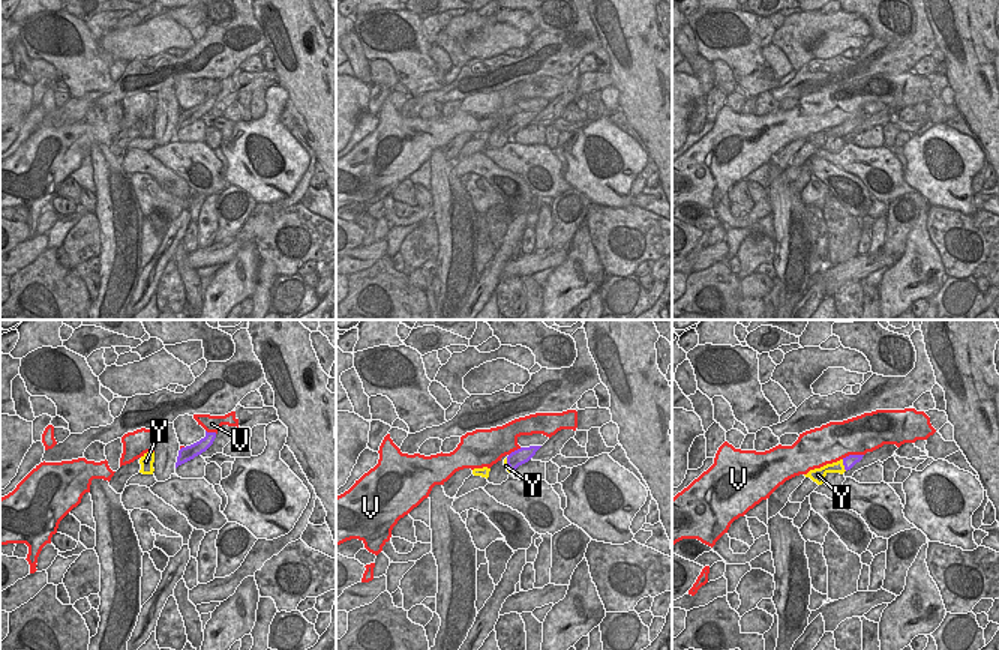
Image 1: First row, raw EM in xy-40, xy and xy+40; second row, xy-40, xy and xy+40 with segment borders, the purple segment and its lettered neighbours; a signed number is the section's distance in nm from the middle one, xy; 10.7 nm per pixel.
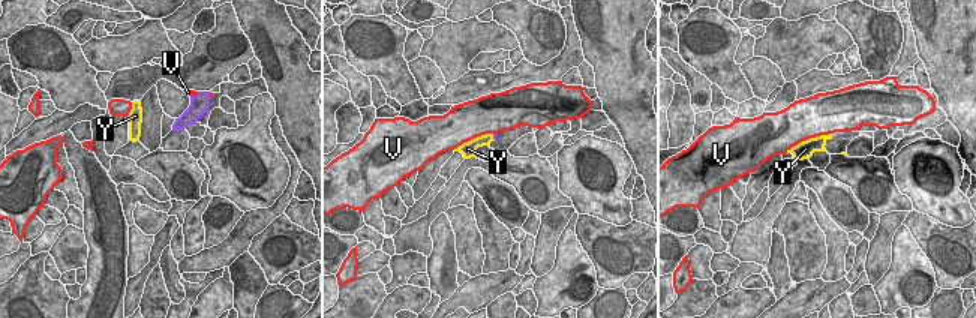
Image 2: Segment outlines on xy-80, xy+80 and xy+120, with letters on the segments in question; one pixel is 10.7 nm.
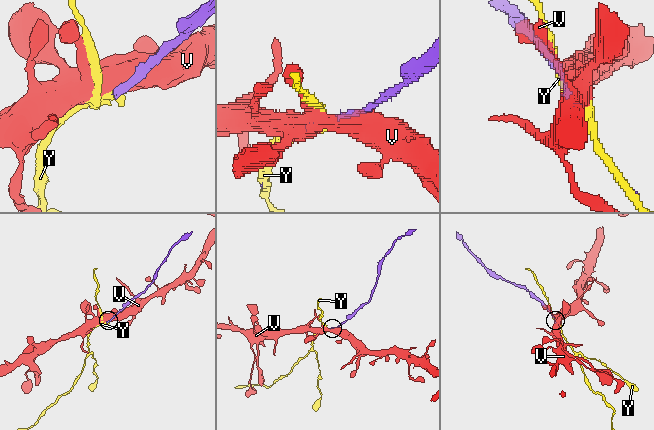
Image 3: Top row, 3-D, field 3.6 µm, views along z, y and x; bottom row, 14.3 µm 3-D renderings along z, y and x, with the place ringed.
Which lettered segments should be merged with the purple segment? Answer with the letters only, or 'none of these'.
none of these

